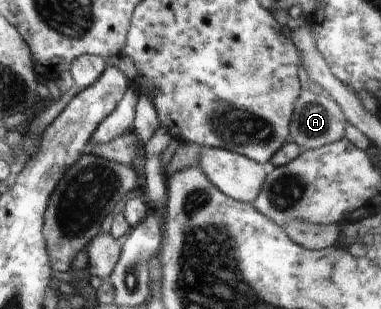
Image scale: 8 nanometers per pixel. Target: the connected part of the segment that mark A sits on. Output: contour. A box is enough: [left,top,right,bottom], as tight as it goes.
[289,89,348,151]

